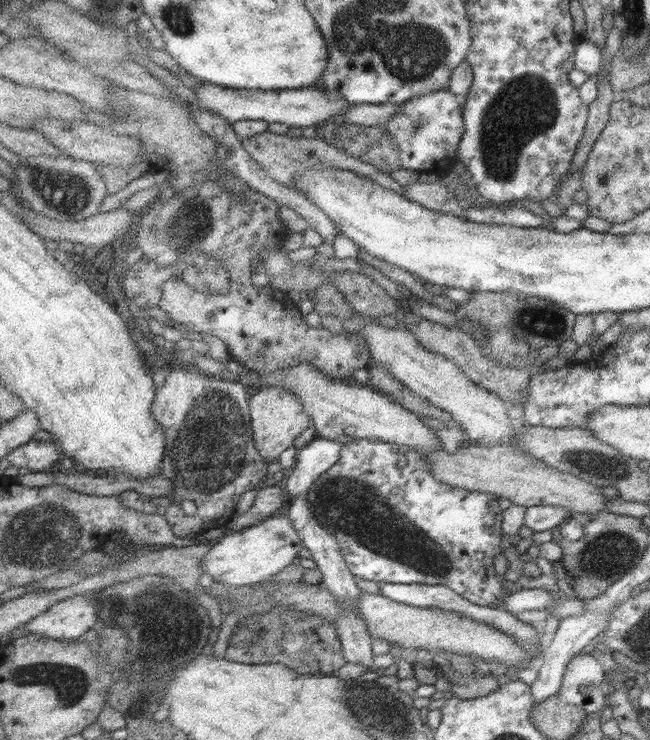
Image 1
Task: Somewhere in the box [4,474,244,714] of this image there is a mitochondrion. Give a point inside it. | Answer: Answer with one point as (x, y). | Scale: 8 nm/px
(67, 684)

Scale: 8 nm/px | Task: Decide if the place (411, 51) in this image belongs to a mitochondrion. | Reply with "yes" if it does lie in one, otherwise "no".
yes

